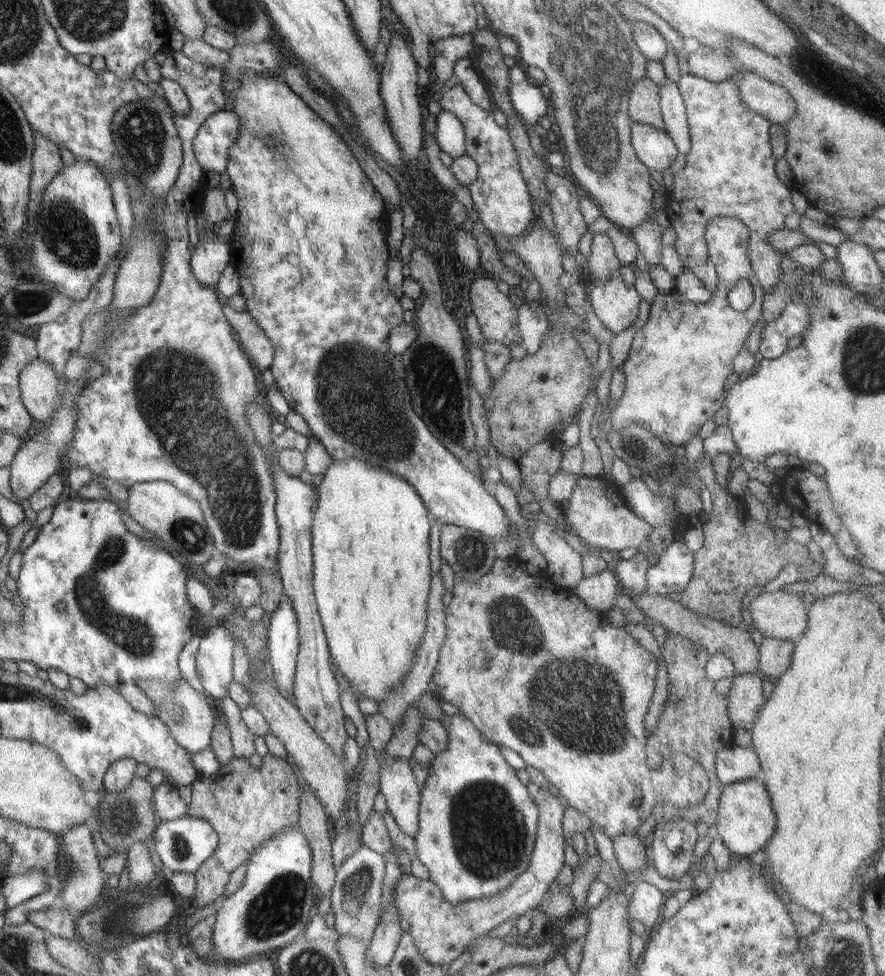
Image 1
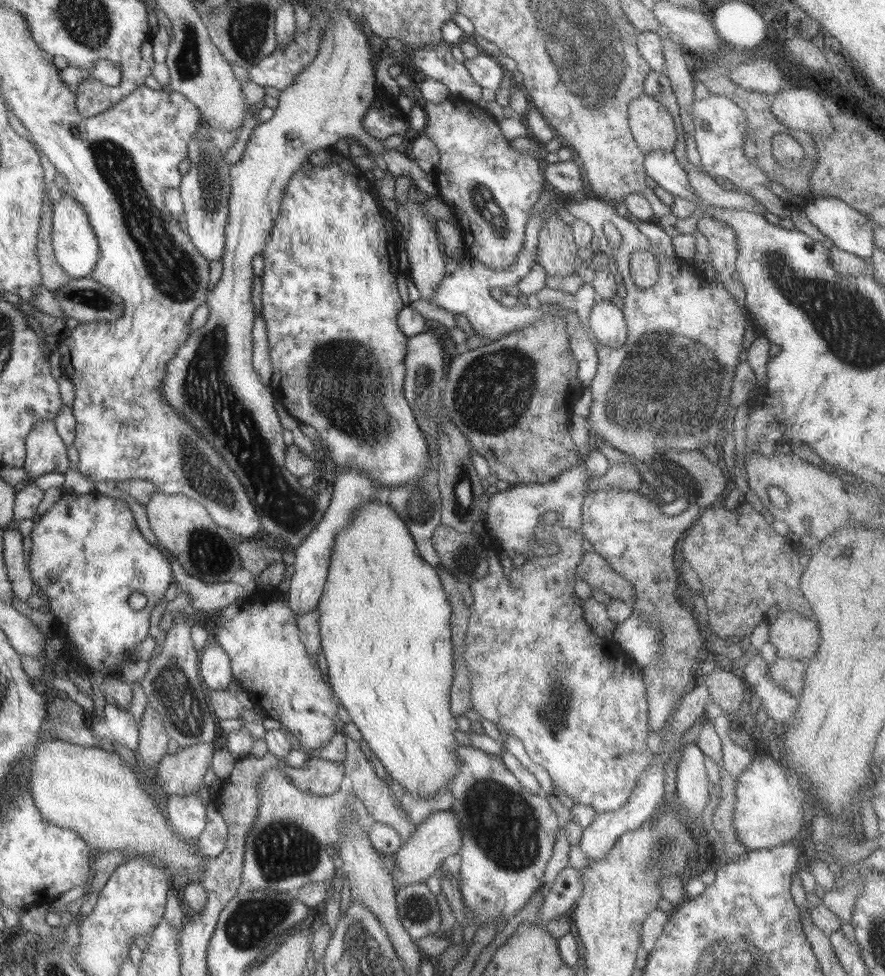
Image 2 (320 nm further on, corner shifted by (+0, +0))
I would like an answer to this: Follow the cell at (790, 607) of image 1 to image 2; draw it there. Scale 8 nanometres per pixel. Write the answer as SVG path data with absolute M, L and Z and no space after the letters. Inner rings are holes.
M792 610L780 611L769 626L769 642L776 647L779 658L807 662L819 651L821 634L815 619Z

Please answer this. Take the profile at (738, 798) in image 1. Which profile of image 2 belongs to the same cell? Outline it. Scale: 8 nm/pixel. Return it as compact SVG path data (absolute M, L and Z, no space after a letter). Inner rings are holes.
M757 754L748 768L737 776L737 803L733 825L737 837L749 850L773 849L792 841L802 830L802 802L788 782L786 768L769 754Z

